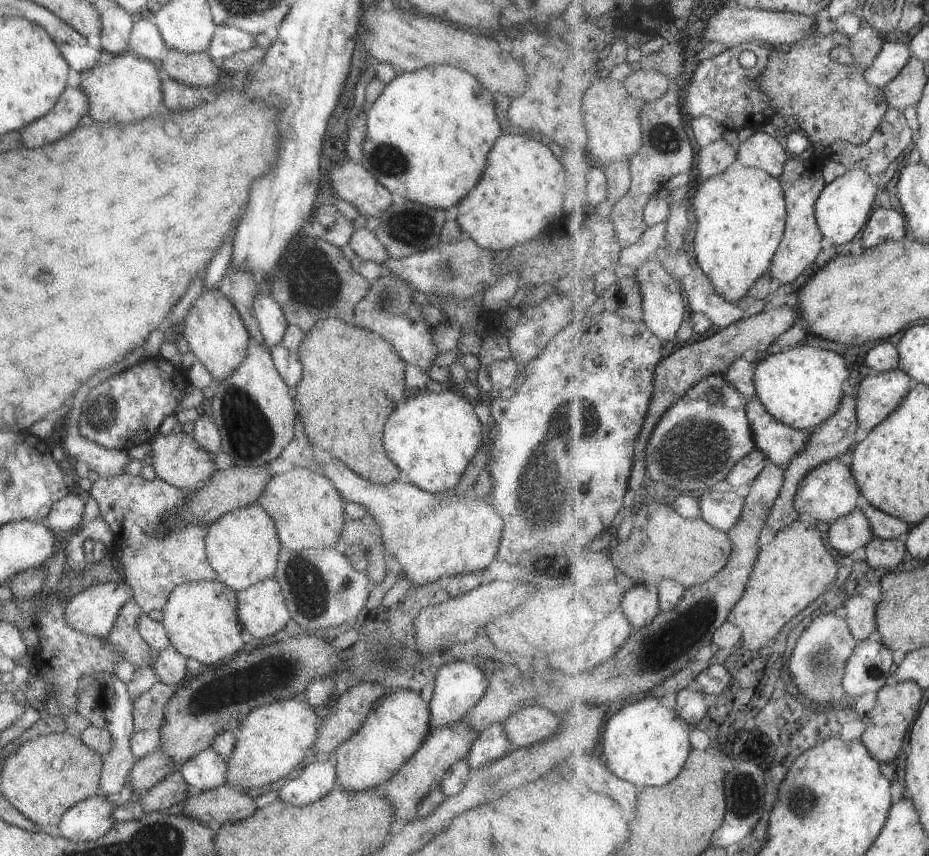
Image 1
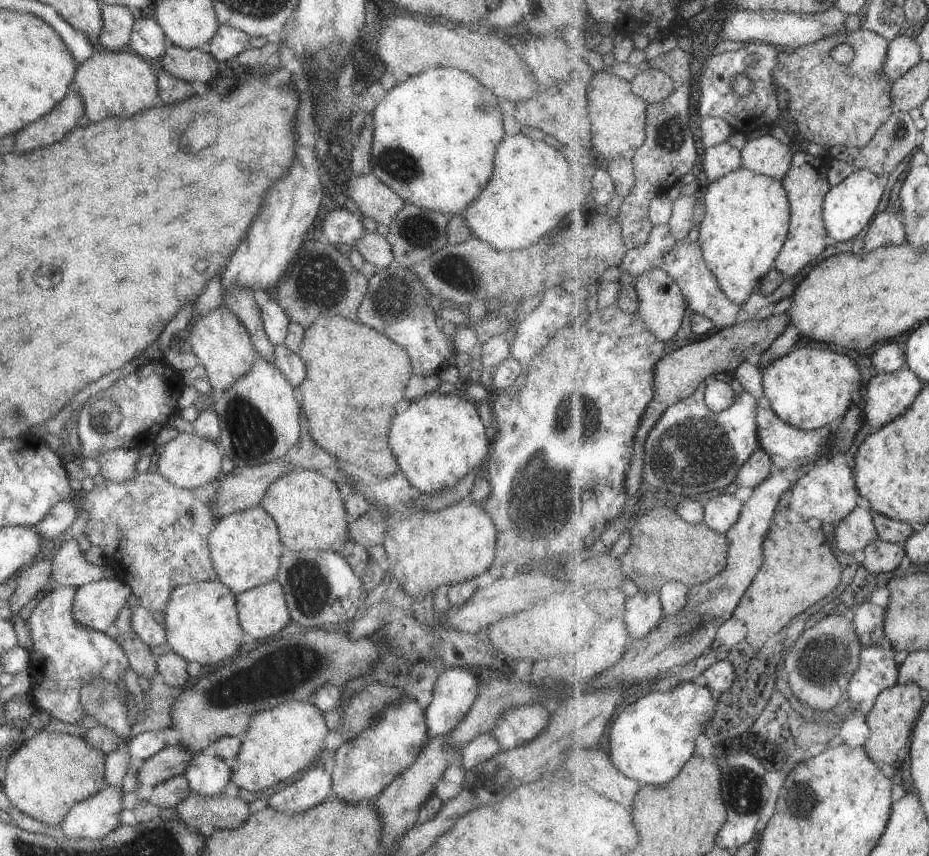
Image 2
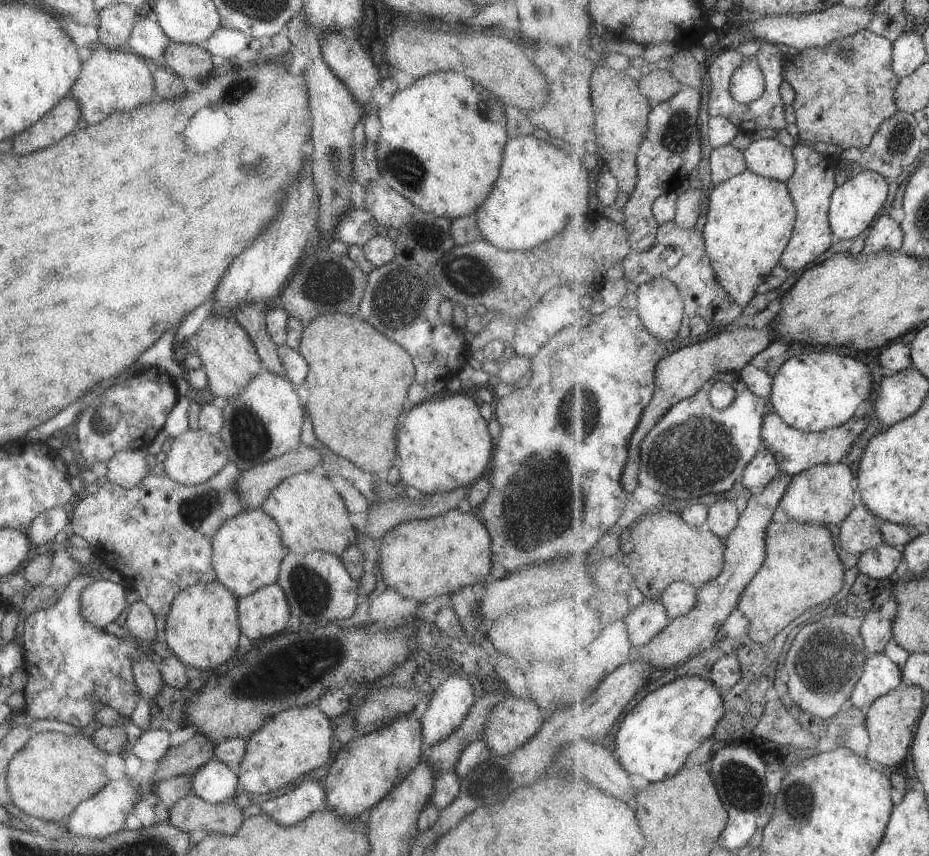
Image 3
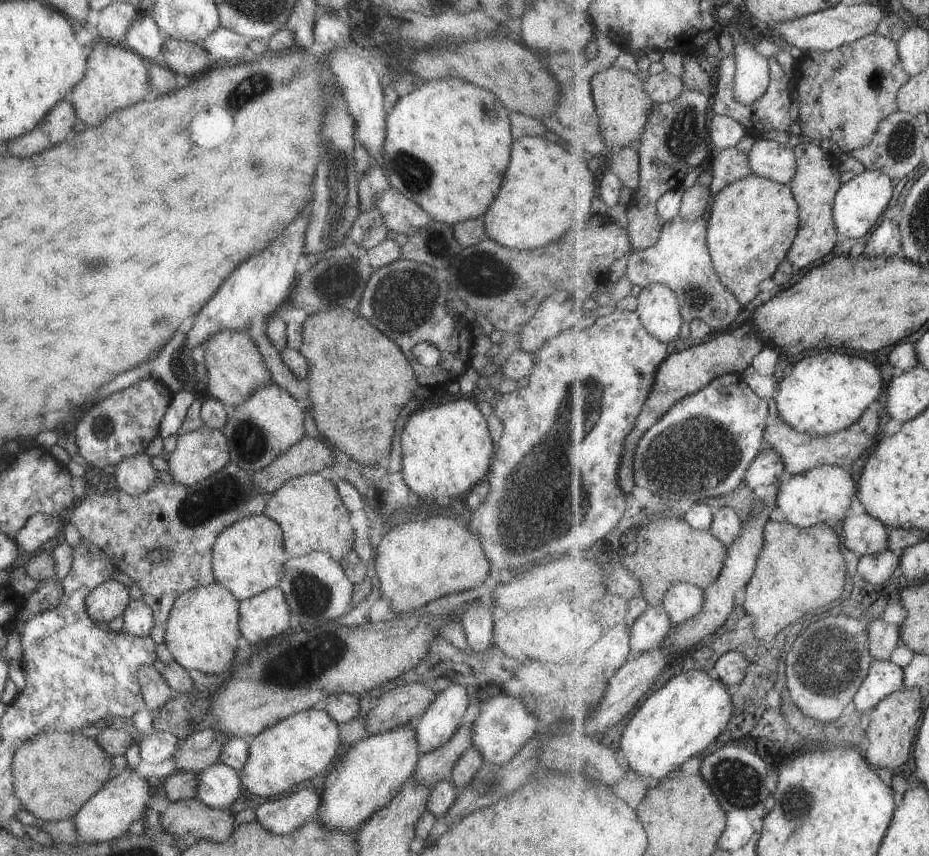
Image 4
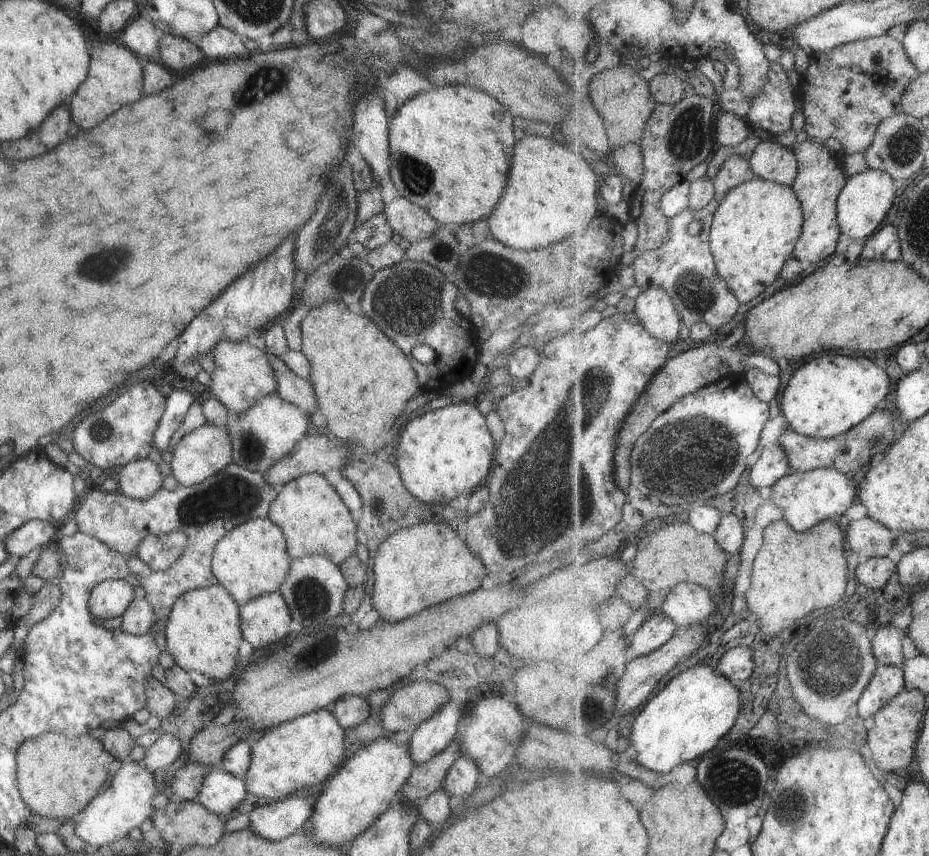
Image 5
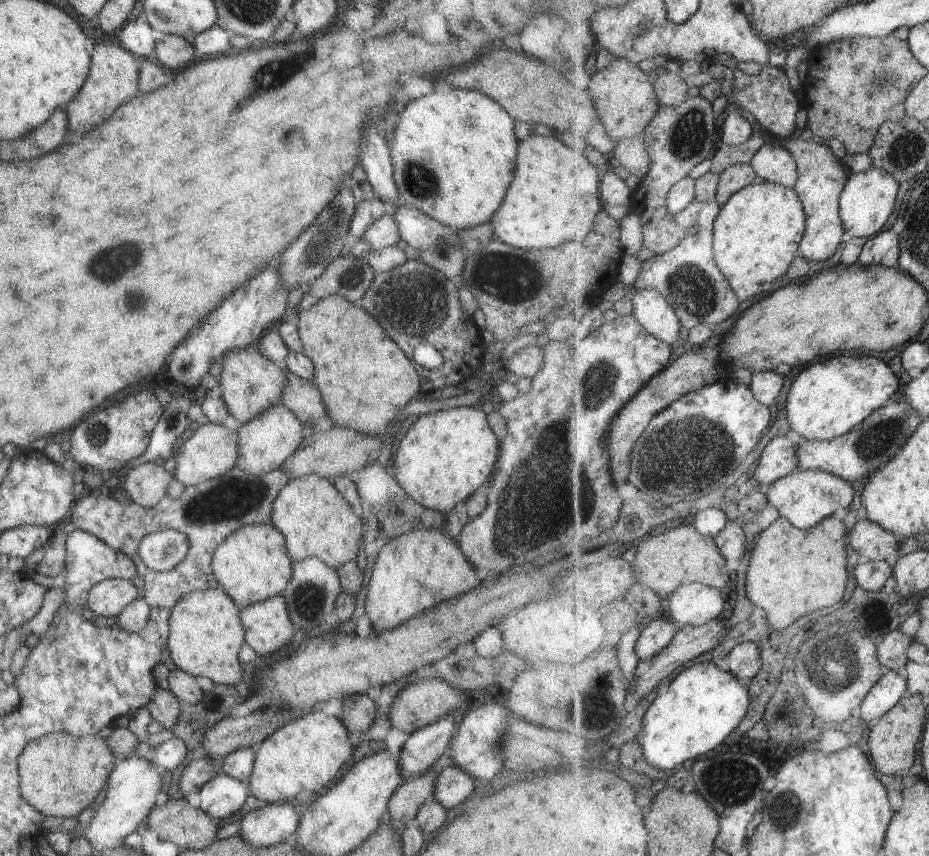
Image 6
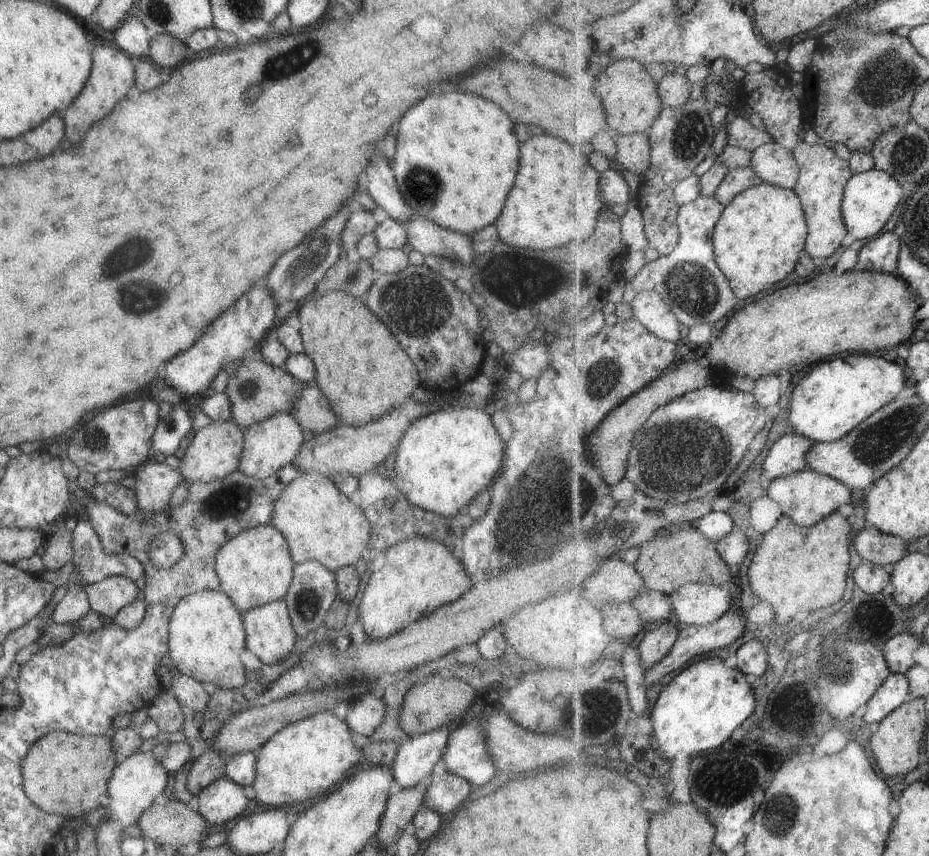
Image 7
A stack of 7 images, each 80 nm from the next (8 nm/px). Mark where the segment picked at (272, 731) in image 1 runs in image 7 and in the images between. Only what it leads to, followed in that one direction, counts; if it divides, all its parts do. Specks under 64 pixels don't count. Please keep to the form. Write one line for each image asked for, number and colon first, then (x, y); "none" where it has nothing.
2: (279, 742)
3: (295, 741)
4: (301, 746)
5: (307, 749)
6: (306, 753)
7: (307, 758)

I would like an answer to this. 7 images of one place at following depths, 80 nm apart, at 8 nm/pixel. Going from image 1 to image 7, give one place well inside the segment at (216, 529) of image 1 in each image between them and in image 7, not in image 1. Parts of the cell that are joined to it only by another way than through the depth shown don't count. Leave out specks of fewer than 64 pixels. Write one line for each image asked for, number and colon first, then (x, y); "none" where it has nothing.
2: (244, 547)
3: (245, 551)
4: (247, 556)
5: (250, 560)
6: (251, 564)
7: (254, 567)

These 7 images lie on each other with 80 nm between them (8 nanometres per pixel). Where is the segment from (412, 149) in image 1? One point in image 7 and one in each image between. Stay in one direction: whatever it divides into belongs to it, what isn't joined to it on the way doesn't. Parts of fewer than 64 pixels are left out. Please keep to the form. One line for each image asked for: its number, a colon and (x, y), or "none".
2: (434, 136)
3: (439, 145)
4: (446, 143)
5: (450, 149)
6: (452, 154)
7: (455, 156)

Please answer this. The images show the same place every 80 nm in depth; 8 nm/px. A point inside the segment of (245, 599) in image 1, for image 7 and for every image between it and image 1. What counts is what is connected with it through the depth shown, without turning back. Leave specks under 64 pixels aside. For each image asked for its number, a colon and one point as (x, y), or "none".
2: (261, 611)
3: (261, 614)
4: (264, 615)
5: (263, 620)
6: (267, 626)
7: (268, 633)

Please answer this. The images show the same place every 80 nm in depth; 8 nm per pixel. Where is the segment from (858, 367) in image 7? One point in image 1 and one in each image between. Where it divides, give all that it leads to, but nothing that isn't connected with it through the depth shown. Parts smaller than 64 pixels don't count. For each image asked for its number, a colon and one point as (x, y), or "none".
1: (804, 387)
2: (810, 389)
3: (815, 391)
4: (825, 393)
5: (829, 395)
6: (825, 402)

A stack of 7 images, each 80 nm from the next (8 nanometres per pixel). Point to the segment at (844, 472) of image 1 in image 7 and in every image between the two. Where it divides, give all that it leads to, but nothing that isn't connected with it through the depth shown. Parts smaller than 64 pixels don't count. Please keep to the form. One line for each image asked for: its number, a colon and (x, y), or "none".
2: (826, 492)
3: (825, 493)
4: (824, 495)
5: (806, 498)
6: (806, 497)
7: (808, 496)

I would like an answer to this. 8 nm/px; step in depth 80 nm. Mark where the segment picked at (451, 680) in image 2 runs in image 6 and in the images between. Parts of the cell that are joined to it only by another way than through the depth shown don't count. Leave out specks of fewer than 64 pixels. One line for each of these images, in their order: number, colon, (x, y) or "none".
3: (448, 704)
4: (436, 725)
5: (433, 734)
6: (422, 748)

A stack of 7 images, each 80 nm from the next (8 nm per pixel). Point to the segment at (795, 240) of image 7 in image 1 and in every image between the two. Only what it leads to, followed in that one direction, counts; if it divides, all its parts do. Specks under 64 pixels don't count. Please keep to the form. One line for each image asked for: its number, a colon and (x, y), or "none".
1: (741, 215)
2: (747, 221)
3: (751, 218)
4: (755, 221)
5: (755, 230)
6: (757, 235)

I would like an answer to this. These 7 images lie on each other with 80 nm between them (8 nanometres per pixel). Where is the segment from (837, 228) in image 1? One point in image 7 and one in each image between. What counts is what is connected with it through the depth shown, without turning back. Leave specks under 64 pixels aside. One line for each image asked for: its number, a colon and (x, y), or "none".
2: (849, 207)
3: (855, 205)
4: (860, 203)
5: (864, 204)
6: (868, 200)
7: (870, 198)

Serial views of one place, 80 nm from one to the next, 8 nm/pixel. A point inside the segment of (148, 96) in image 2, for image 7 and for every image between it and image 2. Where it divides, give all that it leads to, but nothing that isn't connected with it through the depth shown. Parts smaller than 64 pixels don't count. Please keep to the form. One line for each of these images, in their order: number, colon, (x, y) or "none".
3: (111, 80)
4: (114, 78)
5: (113, 78)
6: (112, 76)
7: (110, 78)

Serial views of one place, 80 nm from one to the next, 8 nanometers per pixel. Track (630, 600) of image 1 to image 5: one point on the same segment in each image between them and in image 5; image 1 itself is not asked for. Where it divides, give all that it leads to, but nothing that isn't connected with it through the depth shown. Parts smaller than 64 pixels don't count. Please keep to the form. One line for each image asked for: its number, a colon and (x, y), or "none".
2: (644, 612)
3: (645, 622)
4: (651, 630)
5: (659, 628)

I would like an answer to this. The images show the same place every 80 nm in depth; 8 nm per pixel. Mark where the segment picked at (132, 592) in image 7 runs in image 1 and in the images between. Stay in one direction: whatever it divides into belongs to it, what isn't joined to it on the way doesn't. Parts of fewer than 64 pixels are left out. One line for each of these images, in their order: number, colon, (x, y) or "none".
1: (92, 610)
2: (95, 605)
3: (101, 601)
4: (107, 600)
5: (108, 599)
6: (106, 598)

